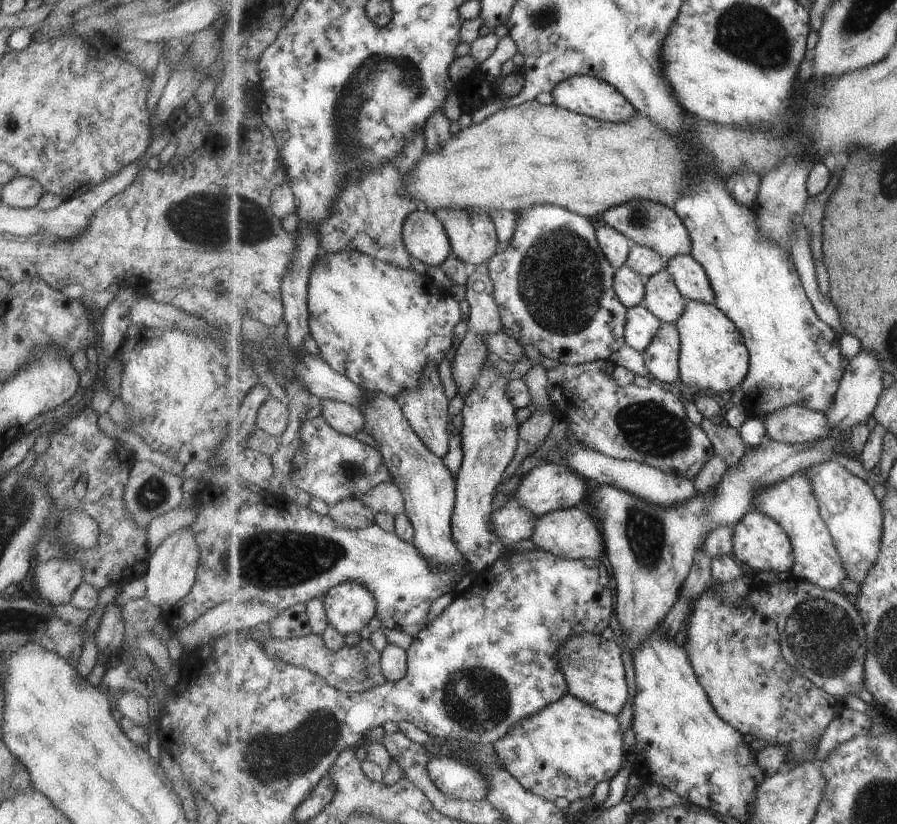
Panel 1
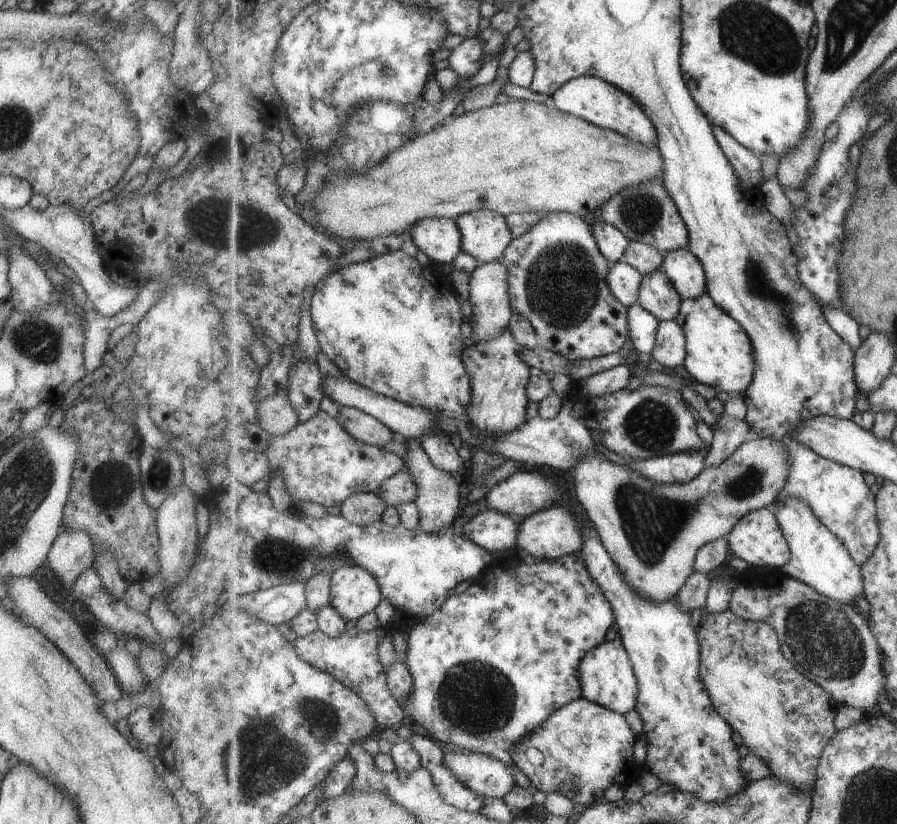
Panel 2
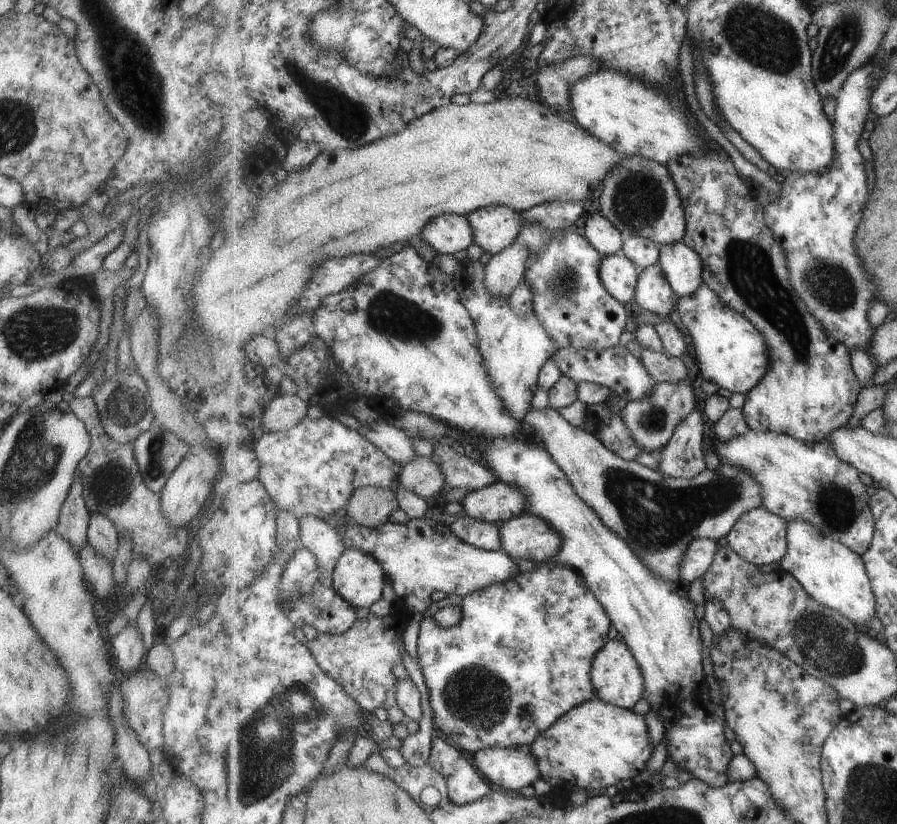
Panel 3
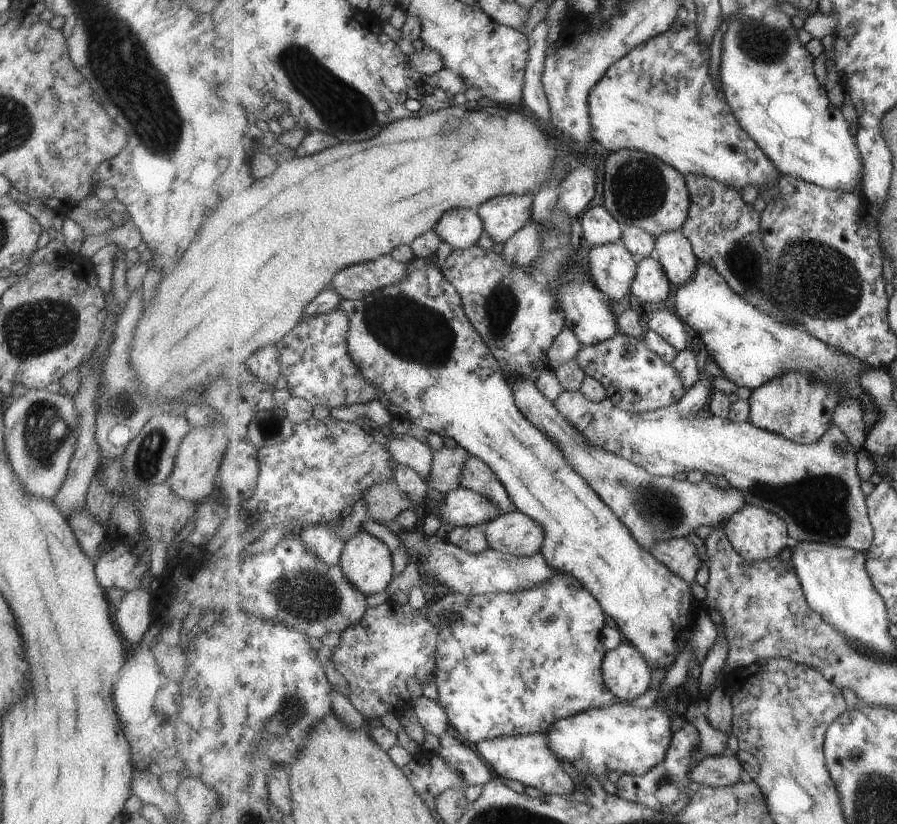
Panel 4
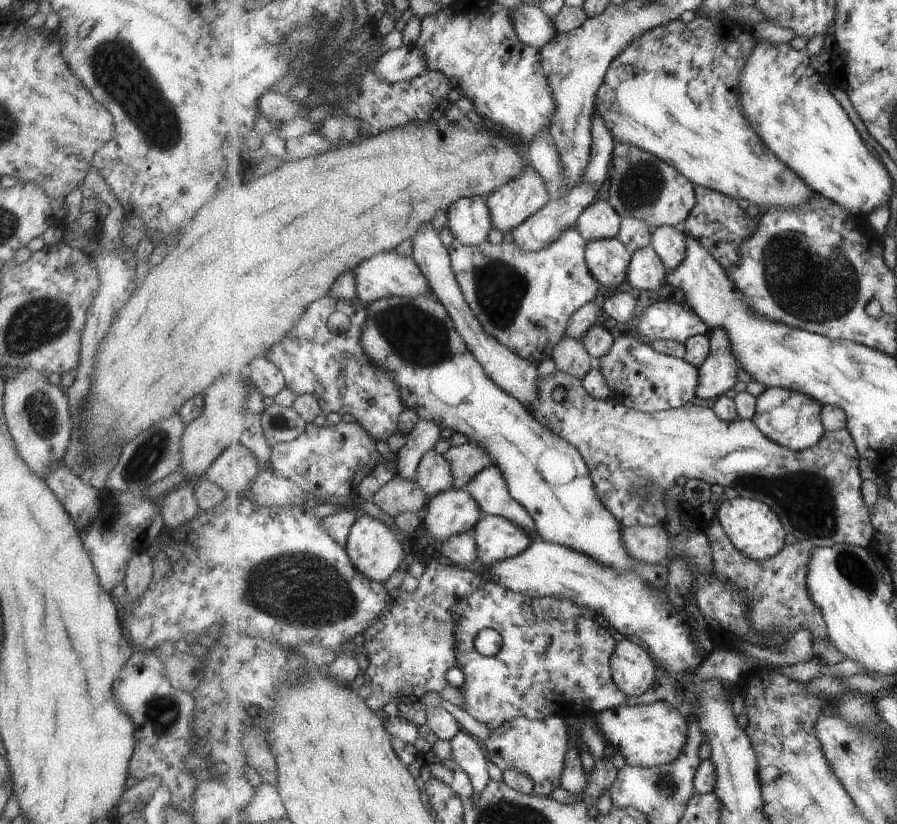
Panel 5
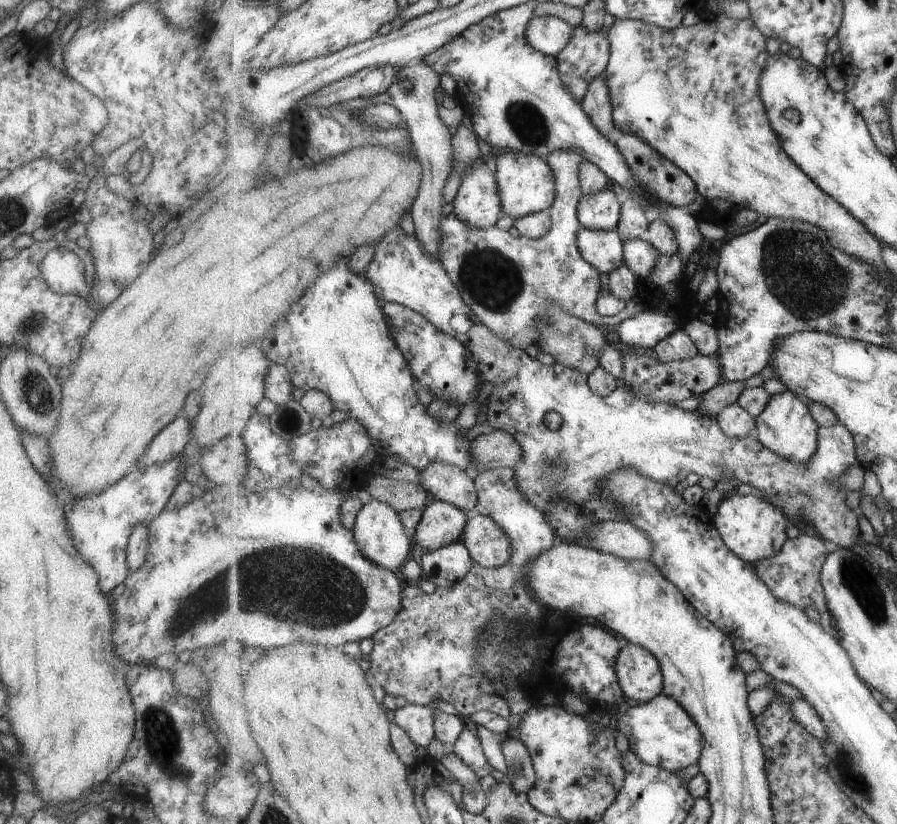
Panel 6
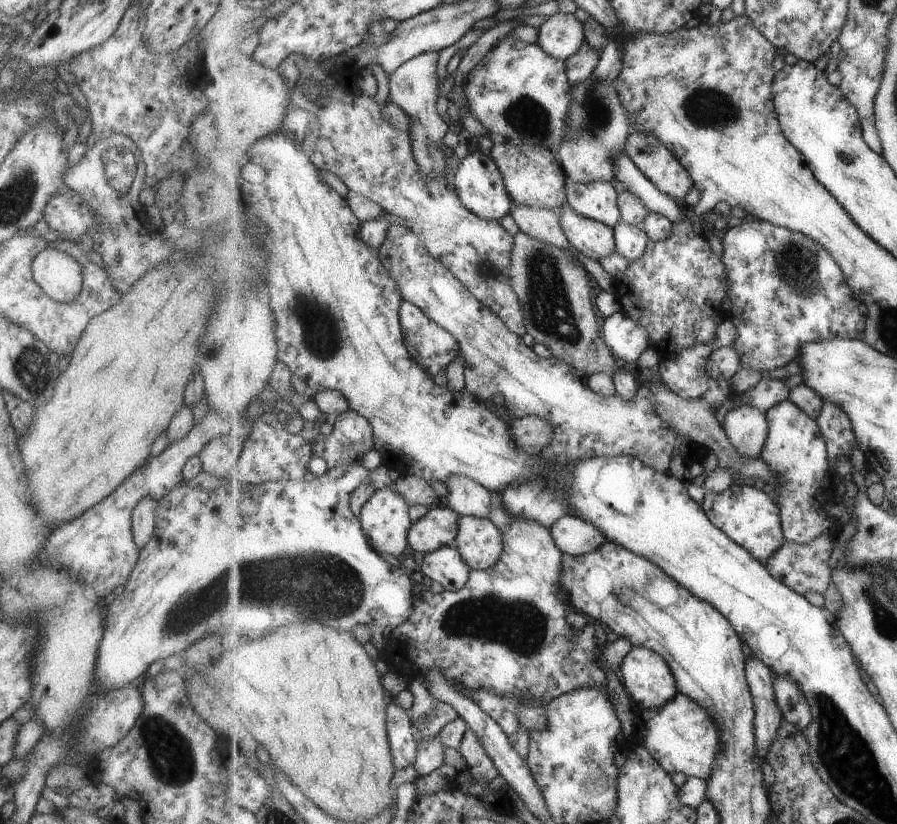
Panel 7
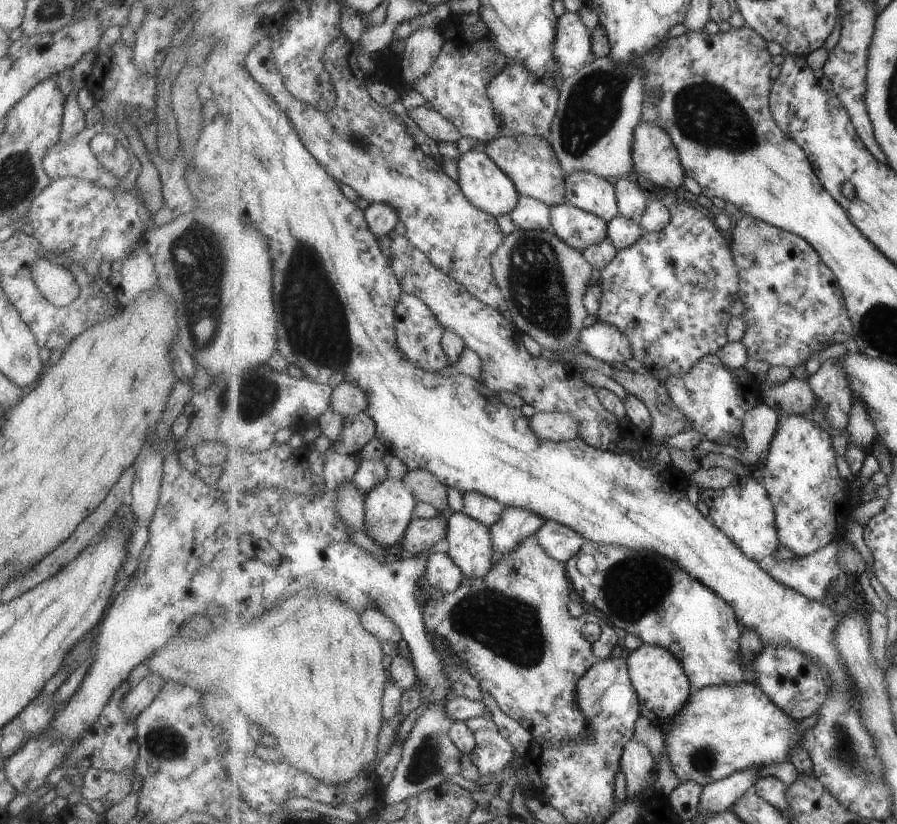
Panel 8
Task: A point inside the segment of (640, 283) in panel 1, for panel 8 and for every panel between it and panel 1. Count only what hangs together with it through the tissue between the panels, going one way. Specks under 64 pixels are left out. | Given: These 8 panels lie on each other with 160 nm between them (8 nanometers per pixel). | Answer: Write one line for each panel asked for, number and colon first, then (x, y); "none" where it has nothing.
2: (625, 281)
3: (620, 275)
4: (613, 269)
5: (608, 258)
6: (604, 249)
7: (596, 240)
8: (581, 229)

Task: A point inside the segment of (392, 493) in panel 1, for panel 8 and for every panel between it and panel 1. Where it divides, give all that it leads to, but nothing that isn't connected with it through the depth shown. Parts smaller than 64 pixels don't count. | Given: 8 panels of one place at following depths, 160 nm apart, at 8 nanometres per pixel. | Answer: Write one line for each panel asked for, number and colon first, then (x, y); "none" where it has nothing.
2: (401, 488)
3: (422, 475)
4: (450, 463)
5: (467, 460)
6: (498, 449)
7: (532, 433)
8: (559, 426)

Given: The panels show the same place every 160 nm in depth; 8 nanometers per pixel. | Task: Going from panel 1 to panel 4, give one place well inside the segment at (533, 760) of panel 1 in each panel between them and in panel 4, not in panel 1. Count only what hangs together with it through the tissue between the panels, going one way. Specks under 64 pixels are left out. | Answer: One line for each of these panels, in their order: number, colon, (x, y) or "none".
2: (587, 748)
3: (596, 744)
4: (633, 739)

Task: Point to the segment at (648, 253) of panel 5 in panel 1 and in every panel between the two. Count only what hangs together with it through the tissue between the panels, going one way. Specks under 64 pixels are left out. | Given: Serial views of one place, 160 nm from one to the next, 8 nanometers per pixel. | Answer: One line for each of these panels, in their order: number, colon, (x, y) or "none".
1: (663, 297)
2: (658, 295)
3: (654, 292)
4: (652, 284)

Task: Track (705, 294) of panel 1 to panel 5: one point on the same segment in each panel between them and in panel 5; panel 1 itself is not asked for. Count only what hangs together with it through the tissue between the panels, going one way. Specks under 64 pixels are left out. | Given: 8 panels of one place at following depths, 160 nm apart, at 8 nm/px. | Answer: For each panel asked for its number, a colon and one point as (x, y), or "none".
2: (688, 275)
3: (684, 267)
4: (674, 250)
5: (669, 242)

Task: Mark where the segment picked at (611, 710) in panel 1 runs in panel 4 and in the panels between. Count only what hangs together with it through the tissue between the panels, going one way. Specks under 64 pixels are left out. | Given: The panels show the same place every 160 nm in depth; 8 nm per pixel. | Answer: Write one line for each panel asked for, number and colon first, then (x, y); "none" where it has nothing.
2: (609, 678)
3: (617, 676)
4: (627, 673)

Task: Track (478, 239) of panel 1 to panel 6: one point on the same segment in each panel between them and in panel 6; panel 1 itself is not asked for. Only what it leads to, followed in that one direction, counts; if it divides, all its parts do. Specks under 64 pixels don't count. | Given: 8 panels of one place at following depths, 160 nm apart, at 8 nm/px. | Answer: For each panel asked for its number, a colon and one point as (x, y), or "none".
2: (486, 234)
3: (496, 227)
4: (505, 215)
5: (517, 201)
6: (528, 184)

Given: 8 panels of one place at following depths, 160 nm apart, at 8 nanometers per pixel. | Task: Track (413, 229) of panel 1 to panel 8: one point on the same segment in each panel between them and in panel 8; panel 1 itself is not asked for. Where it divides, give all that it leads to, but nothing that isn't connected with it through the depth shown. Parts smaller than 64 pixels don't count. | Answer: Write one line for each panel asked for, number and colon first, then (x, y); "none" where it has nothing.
2: (440, 239)
3: (448, 234)
4: (462, 227)
5: (471, 220)
6: (478, 201)
7: (479, 182)
8: (489, 188)

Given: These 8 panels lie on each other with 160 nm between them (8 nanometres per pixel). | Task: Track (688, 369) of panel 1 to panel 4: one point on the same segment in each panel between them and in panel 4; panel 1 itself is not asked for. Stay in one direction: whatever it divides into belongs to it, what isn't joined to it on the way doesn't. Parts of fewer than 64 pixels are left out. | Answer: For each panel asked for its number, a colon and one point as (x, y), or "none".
2: (720, 354)
3: (731, 351)
4: (751, 347)

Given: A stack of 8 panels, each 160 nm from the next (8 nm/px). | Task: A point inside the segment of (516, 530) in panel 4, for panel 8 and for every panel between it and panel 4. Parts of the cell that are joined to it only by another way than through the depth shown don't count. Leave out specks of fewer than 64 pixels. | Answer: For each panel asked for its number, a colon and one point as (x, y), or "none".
5: (498, 539)
6: (489, 545)
7: (481, 542)
8: (470, 542)

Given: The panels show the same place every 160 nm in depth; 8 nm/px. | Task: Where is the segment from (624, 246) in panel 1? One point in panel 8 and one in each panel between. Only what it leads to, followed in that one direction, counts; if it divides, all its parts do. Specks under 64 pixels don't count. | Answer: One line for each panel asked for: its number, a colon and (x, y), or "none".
2: (613, 244)
3: (605, 236)
4: (599, 226)
5: (600, 220)
6: (602, 210)
7: (598, 200)
8: (591, 192)

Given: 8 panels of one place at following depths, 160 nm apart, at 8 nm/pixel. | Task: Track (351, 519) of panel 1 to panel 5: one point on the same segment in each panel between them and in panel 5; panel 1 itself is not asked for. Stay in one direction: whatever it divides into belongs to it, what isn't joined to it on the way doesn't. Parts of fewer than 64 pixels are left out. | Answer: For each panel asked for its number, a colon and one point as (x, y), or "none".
2: (363, 508)
3: (371, 506)
4: (386, 500)
5: (399, 495)

